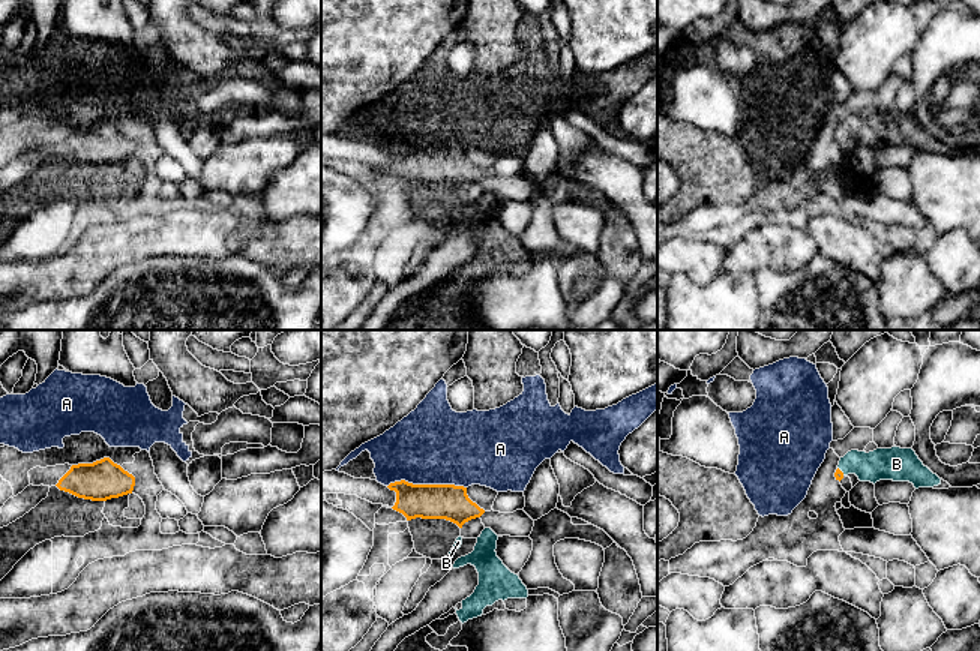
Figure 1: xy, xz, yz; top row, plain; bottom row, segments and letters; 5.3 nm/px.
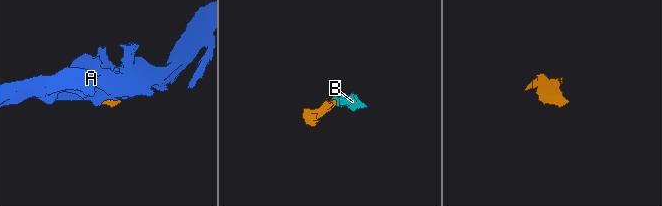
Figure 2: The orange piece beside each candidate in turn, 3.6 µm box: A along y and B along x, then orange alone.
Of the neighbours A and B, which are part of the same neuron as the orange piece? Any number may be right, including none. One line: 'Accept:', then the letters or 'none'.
Accept: B

